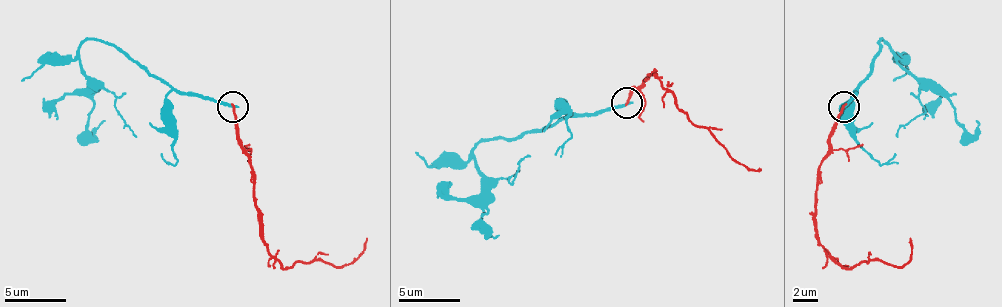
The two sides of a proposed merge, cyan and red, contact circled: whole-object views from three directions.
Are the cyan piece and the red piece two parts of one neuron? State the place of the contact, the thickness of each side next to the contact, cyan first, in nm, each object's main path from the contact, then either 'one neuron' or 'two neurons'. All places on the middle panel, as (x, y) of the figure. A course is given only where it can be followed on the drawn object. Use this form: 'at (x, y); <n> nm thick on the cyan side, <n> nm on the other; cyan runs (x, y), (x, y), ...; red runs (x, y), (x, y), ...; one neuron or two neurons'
at (627, 103); 240 nm thick on the cyan side, 200 nm on the other; cyan runs (627, 104), (566, 113), (544, 128), (483, 140), (474, 153), (480, 202), (486, 208), (483, 230), (498, 236); red runs (627, 104), (634, 88), (655, 76), (677, 107), (738, 162), (757, 171), (760, 168); two neurons

